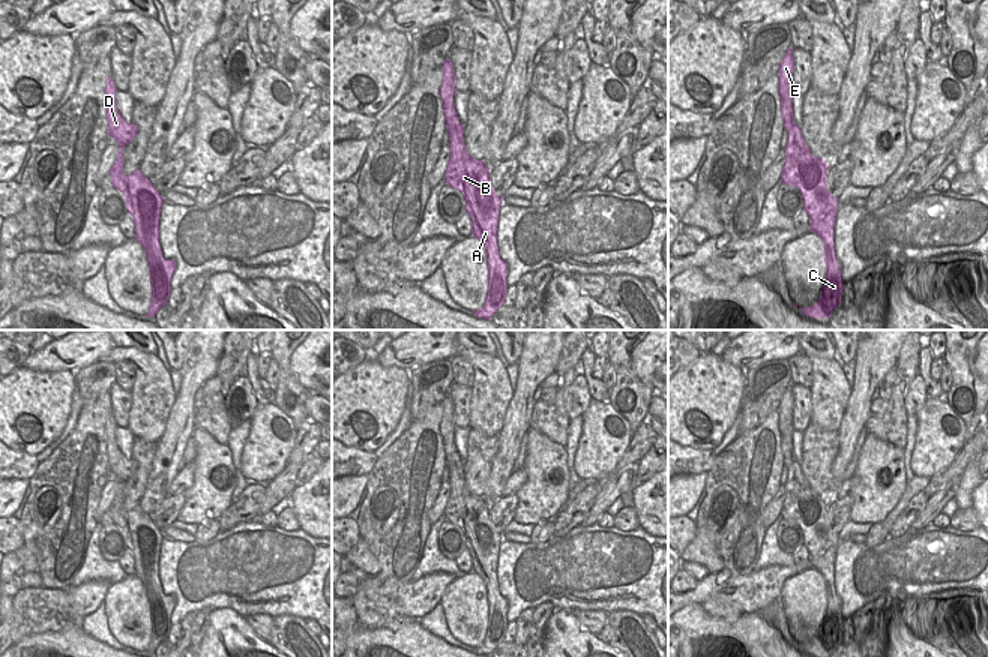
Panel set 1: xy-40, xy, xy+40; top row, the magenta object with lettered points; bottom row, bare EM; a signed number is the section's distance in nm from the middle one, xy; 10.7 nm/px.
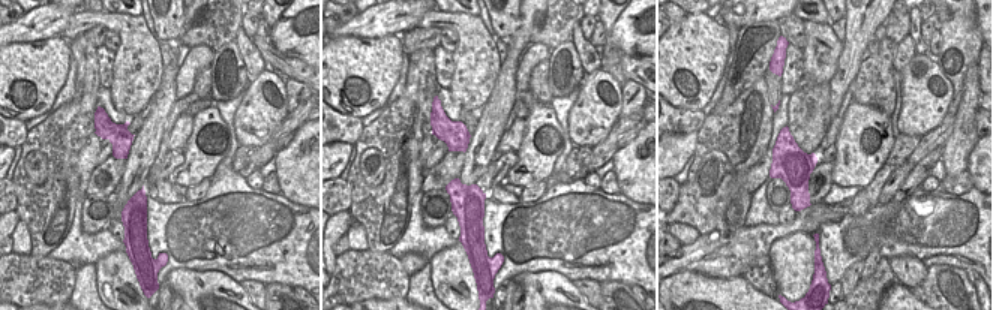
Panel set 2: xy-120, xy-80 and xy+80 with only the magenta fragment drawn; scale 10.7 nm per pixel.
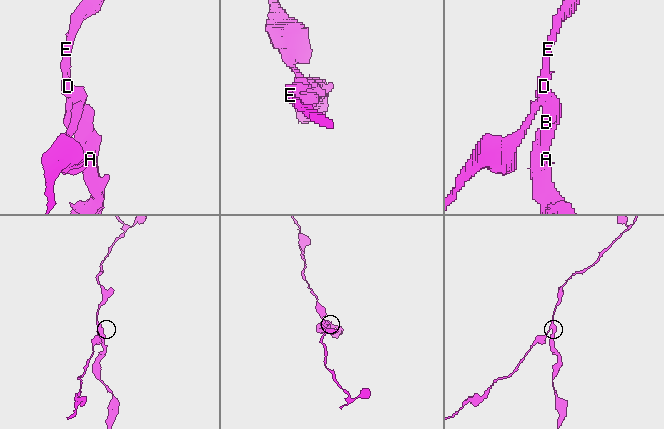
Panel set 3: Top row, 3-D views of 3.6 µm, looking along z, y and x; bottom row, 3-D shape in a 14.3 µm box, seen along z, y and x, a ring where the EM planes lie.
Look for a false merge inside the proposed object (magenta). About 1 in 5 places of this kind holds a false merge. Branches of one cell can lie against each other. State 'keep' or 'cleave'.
cleave

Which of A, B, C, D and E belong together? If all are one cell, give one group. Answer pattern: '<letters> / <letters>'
A B C / D E

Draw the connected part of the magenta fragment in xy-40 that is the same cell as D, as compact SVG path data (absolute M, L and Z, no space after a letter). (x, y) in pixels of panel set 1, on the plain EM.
M113 412L108 414L105 423L108 472L113 472L119 482L128 482L138 468L135 459L126 459L116 442L116 422Z

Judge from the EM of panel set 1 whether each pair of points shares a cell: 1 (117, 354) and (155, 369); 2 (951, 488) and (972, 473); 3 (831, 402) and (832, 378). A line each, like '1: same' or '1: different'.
1: same
2: different
3: same

